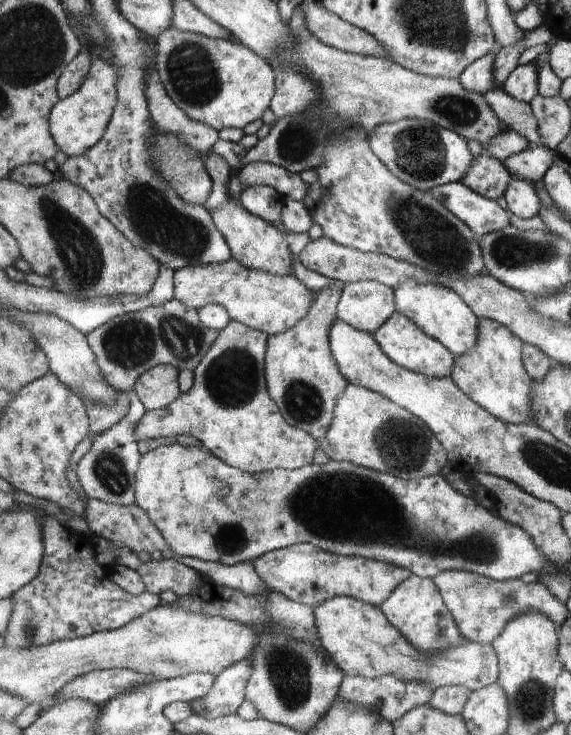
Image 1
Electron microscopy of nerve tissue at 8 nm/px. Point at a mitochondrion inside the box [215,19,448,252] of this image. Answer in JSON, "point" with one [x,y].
{"point":[299,142]}

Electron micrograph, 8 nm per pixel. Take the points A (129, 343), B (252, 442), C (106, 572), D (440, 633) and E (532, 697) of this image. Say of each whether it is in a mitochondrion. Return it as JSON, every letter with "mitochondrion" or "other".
{"A":"mitochondrion","B":"other","C":"other","D":"mitochondrion","E":"mitochondrion"}

